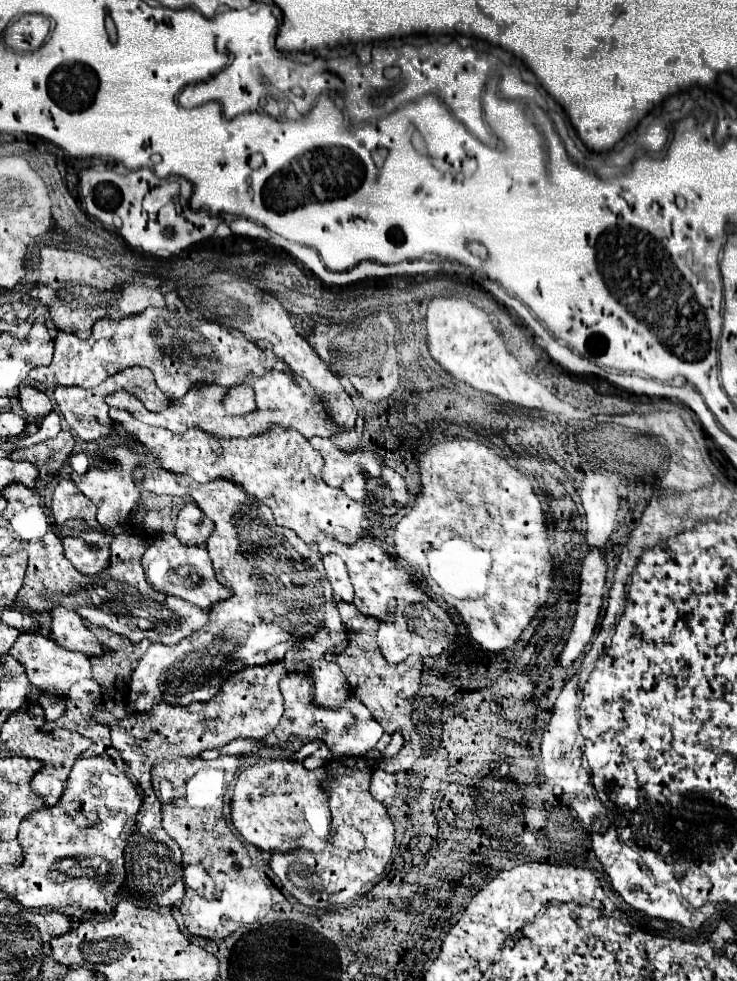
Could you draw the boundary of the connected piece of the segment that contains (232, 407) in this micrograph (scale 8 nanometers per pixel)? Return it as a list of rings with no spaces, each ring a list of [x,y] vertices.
[[[238,386],[238,388],[230,388],[230,392],[224,398],[224,406],[228,410],[228,414],[234,416],[244,416],[248,412],[254,410],[254,392],[248,386]]]

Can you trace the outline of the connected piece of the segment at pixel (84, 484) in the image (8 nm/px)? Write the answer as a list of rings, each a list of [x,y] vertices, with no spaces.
[[[112,448],[112,450],[106,450],[104,454],[110,460],[114,460],[114,466],[92,468],[82,476],[72,474],[72,480],[98,506],[100,526],[108,534],[122,534],[122,532],[130,530],[130,512],[134,508],[138,508],[138,504],[140,504],[140,484],[134,482],[134,472],[138,472],[140,460],[138,460],[138,454],[130,452],[128,448]]]

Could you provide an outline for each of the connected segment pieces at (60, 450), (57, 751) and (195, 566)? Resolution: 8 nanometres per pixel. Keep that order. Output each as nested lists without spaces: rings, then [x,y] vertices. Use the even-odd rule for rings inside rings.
[[[62,430],[56,438],[44,440],[40,444],[28,446],[28,448],[16,448],[8,454],[10,460],[28,460],[36,466],[38,470],[38,488],[44,488],[60,470],[60,466],[66,462],[66,458],[74,450],[74,438],[68,430]]]
[[[64,730],[62,734],[46,734],[44,738],[42,736],[30,736],[30,734],[24,734],[24,744],[20,748],[24,748],[24,752],[28,750],[28,754],[36,754],[38,760],[42,760],[42,768],[34,774],[32,778],[32,790],[34,794],[38,794],[38,798],[42,798],[46,802],[48,808],[52,808],[58,798],[62,796],[62,790],[64,790],[64,782],[72,770],[72,764],[76,762],[76,756],[82,754],[86,748],[90,748],[90,740],[76,734],[76,732],[68,732]]]
[[[158,534],[152,540],[142,556],[142,568],[146,572],[146,578],[150,578],[154,590],[180,596],[200,608],[208,608],[212,602],[230,596],[230,588],[218,584],[208,552],[198,546],[184,546],[174,534]]]

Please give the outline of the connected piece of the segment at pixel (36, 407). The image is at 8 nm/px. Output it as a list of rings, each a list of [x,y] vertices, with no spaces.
[[[22,384],[20,386],[20,404],[22,404],[22,410],[30,416],[48,416],[52,412],[52,400],[42,392],[42,390],[36,390],[28,384]]]

